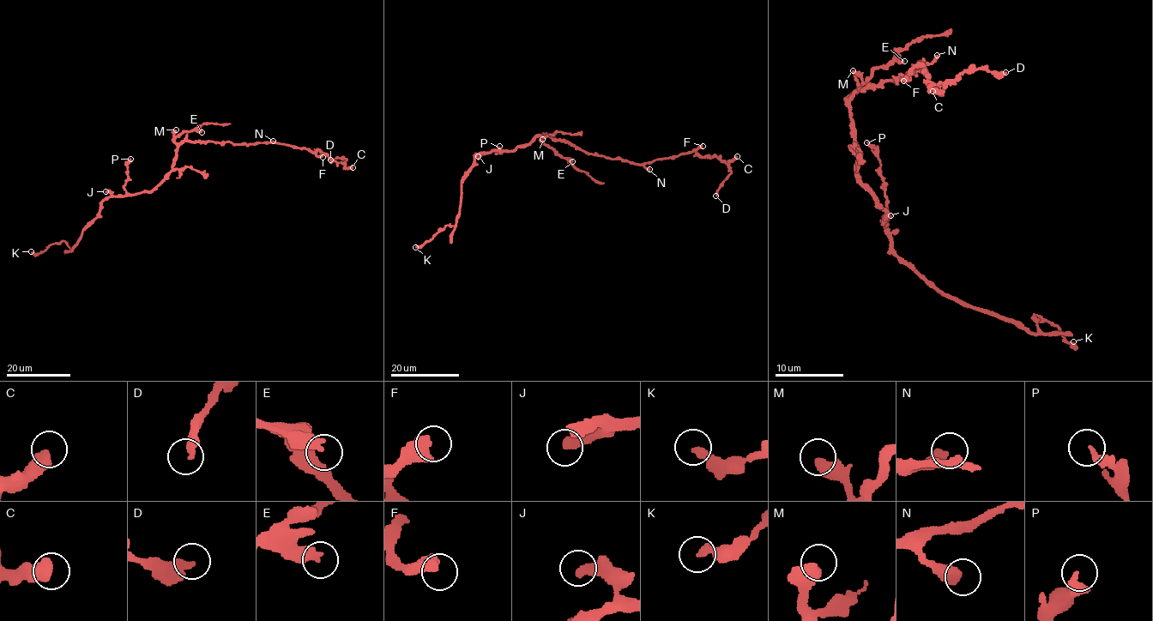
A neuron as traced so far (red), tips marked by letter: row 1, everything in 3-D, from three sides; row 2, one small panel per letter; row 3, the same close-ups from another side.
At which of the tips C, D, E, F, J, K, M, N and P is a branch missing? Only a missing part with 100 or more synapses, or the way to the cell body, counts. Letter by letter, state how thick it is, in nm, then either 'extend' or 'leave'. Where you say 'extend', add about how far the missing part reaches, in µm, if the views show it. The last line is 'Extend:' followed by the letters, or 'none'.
C: calibre 600 nm; leave
D: calibre 320 nm; leave
E: calibre 380 nm; leave
F: calibre 550 nm; leave
J: calibre 400 nm; leave
K: calibre 300 nm; leave
M: calibre 550 nm; leave
N: calibre 440 nm; leave
P: calibre 320 nm; leave
Extend: none

